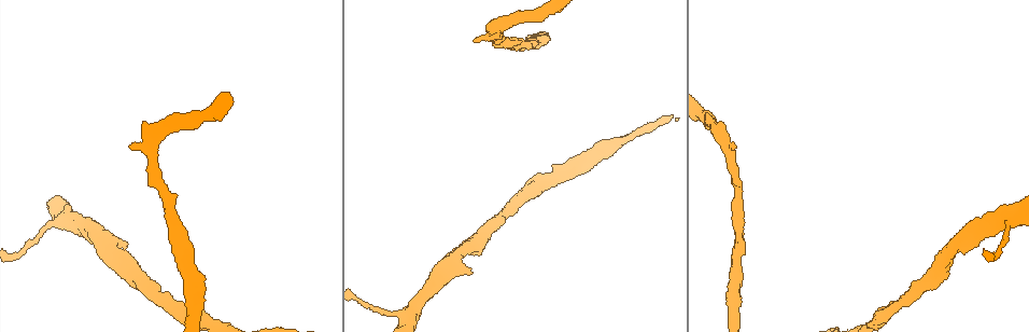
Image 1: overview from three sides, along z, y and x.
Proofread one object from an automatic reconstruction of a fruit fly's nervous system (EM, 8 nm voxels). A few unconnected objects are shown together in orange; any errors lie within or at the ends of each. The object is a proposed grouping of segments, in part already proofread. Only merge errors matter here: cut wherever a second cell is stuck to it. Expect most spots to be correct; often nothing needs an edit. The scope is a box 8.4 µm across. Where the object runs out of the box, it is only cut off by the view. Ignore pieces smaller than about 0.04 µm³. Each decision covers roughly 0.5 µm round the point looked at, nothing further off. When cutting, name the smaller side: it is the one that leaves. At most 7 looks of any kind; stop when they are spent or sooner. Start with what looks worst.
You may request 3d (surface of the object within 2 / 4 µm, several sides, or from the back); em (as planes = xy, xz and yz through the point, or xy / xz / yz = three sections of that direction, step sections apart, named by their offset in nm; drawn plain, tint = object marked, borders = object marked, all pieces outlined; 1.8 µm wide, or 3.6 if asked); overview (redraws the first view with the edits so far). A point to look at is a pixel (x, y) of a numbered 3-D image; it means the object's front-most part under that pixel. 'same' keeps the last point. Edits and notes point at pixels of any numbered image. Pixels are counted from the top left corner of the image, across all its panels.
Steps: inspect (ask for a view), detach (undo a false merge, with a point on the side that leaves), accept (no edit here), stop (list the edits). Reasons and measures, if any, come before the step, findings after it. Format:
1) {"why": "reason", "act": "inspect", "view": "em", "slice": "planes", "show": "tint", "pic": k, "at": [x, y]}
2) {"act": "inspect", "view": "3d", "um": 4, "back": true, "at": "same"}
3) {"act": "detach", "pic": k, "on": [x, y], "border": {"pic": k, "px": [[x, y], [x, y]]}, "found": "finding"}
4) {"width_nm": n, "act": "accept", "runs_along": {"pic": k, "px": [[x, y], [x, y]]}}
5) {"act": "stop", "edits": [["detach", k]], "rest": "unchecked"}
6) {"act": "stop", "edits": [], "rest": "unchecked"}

{"why": "a narrow waist", "act": "inspect", "view": "em", "slice": "yz", "step": 4, "show": "tint", "pic": 1, "at": [947, 262]}

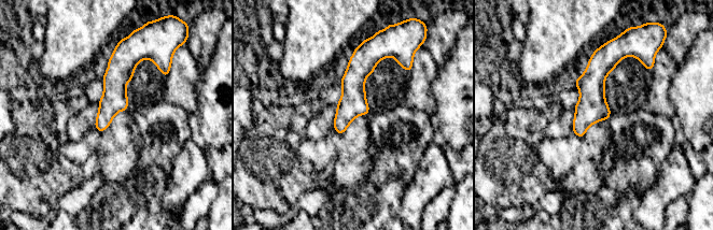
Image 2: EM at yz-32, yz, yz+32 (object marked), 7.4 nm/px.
{"why": "cut it another way", "act": "inspect", "view": "em", "slice": "planes", "show": "tint", "at": "same"}

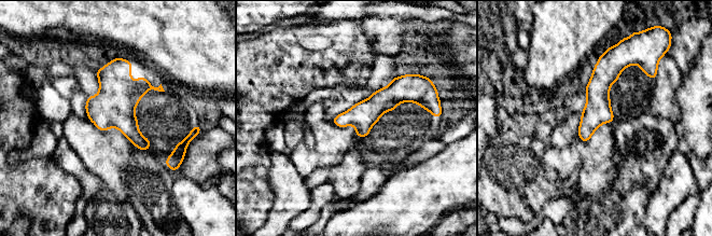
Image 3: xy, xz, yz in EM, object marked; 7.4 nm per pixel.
{"act": "accept", "runs_along": {"pic": 3, "px": [[610, 57], [584, 138]]}, "found": "all the same cell"}

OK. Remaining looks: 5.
{"why": "narrows sharply", "act": "inspect", "view": "em", "slice": "xz", "step": 8, "show": "tint", "pic": 1, "at": [167, 305]}

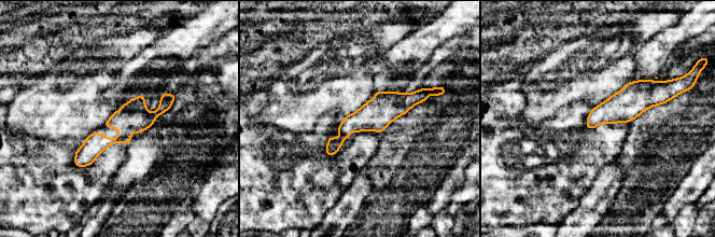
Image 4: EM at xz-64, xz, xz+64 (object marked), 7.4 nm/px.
{"width_nm": 200, "act": "accept", "found": "continuous, no second cell"}

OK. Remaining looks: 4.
{"why": "sudden change in width", "act": "inspect", "view": "3d", "um": 2, "pic": 1, "at": [1010, 219]}

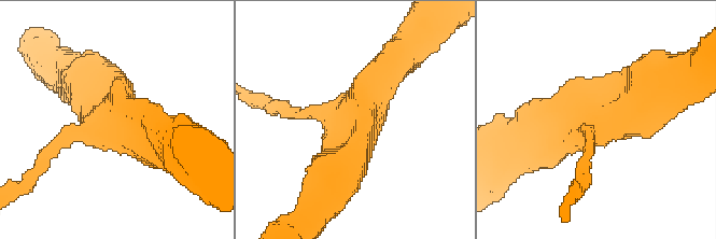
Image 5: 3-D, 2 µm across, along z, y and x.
{"why": "need the tissue", "act": "inspect", "view": "em", "um": 3.6, "slice": "planes", "show": "tint", "pic": 5, "at": [598, 121]}

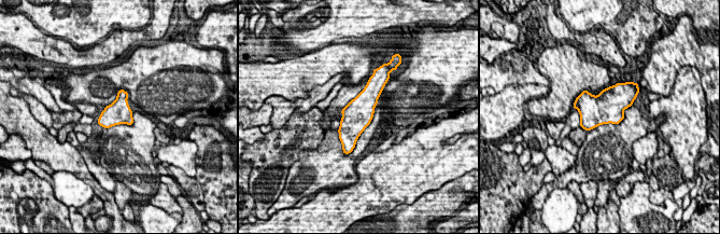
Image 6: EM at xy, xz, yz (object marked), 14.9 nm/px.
{"width_nm": 360, "act": "accept", "found": "all the same cell"}

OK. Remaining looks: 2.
{"act": "stop", "edits": [], "rest": "unchecked"}

